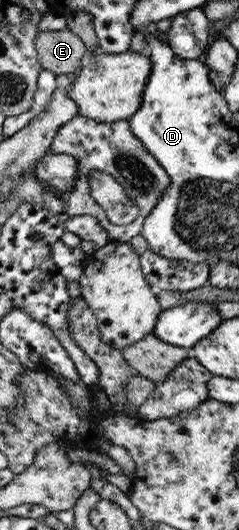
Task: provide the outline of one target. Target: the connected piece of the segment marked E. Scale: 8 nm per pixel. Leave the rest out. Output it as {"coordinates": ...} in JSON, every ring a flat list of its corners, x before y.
{"coordinates":[[68,28,39,31,34,43,43,70,56,75,77,73,88,57,81,36]]}

